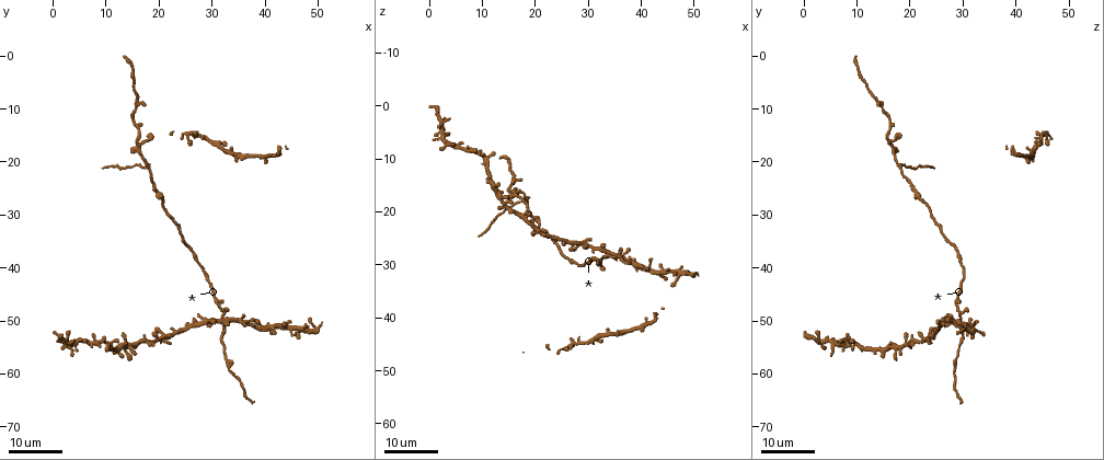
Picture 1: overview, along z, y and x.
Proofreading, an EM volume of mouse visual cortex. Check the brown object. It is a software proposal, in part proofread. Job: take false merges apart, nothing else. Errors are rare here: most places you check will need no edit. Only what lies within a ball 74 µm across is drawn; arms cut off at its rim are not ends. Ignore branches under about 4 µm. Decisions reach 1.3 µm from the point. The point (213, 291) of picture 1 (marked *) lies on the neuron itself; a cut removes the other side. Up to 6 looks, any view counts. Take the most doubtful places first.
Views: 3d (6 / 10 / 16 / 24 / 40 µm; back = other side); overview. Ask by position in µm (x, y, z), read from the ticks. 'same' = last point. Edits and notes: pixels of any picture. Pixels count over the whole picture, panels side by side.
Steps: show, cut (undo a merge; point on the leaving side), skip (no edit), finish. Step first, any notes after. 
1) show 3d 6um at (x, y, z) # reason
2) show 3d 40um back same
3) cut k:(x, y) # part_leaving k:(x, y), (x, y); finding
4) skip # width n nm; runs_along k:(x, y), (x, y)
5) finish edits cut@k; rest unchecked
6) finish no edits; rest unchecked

show 3d 16um at (32.5, 48.5, 29.0) # four or more arms meet

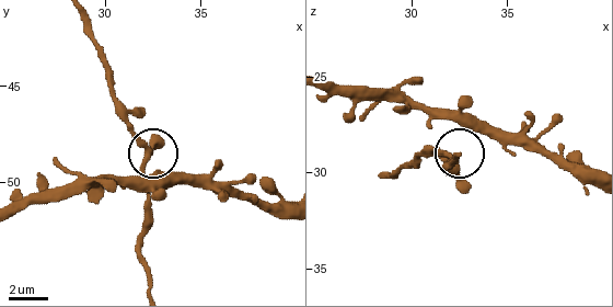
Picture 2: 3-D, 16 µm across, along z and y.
show 3d 6um same

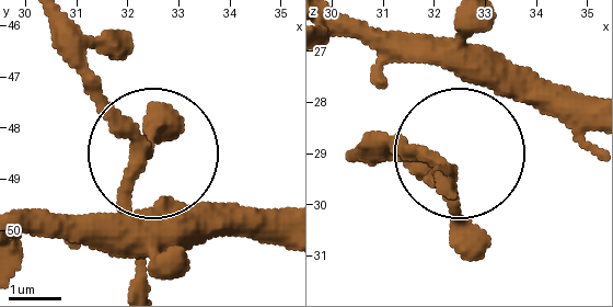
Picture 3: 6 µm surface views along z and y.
skip # arms 4; continuous, no second neuron

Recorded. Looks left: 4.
show 3d 24um at (28.5, 41.0, 30.0) # sudden change in width

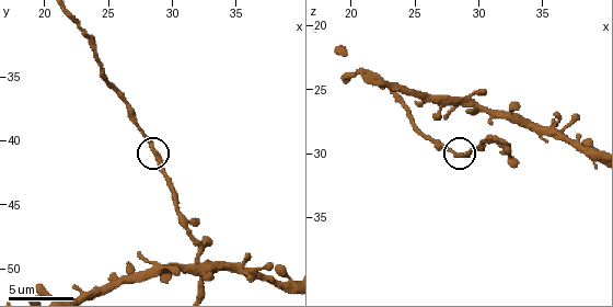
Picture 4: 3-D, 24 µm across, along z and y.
show 3d 10um at (28.8, 40.8, 30.0)

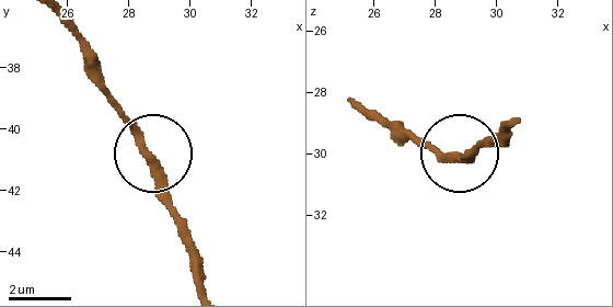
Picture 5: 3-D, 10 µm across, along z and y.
show 3d 6um at (28.6, 40.8, 30.1)

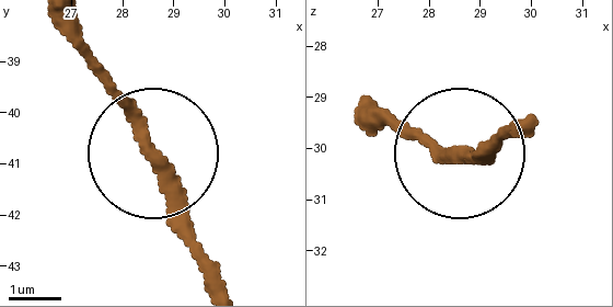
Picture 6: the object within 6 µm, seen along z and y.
skip # continuous, no second neuron

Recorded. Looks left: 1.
show 3d 10um at (25.8, 36.4, 28.8)

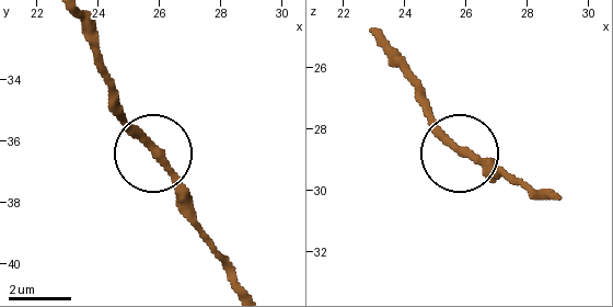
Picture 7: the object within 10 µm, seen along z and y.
skip # side_arm 38 um; runs_along 7:(556, 192), (528, 190), (465, 156), (413, 84); all the same neuron

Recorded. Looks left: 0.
finish no edits; rest unchecked

